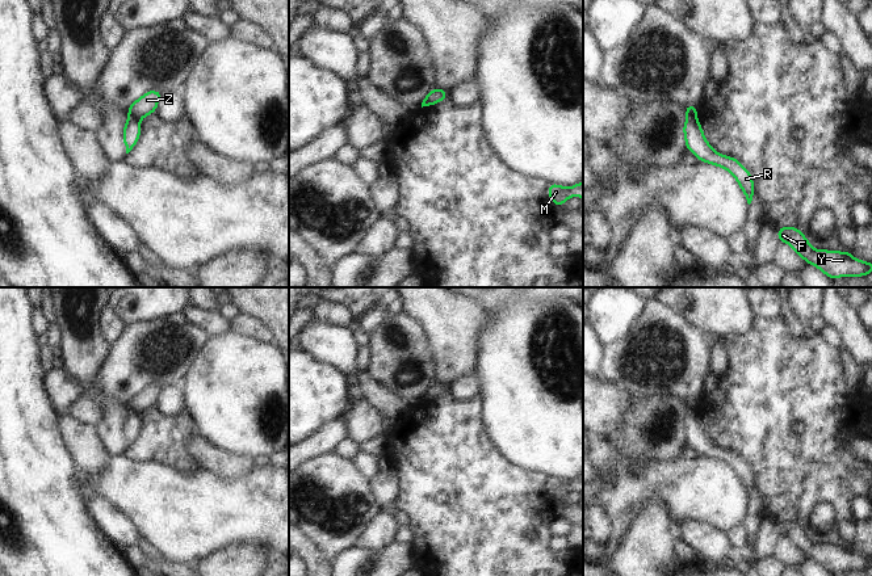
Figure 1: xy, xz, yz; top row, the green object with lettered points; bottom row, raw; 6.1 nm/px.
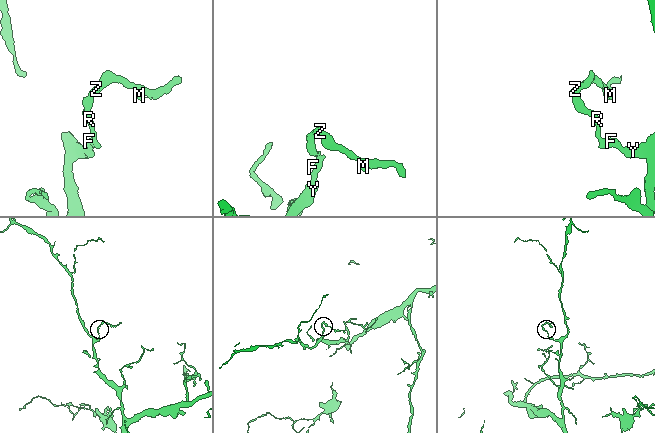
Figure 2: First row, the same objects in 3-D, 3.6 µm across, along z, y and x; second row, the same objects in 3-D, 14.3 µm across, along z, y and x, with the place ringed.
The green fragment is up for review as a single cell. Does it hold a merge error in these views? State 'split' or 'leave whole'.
split

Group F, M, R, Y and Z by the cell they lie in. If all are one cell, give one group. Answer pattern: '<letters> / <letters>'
F R Y / M Z

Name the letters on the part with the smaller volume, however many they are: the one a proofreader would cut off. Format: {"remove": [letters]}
{"remove": ["M", "Z"]}

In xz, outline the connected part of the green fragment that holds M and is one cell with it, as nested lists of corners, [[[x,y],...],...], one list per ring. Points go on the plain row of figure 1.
[[[549,476],[549,493],[558,500],[563,500],[566,493],[571,489],[583,492],[583,476],[577,476],[573,482],[559,480]]]

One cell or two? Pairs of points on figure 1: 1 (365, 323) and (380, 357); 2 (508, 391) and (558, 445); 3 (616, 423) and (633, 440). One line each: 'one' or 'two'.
1: two
2: one
3: two

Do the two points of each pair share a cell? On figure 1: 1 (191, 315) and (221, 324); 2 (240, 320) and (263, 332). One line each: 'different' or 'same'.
1: same
2: same

